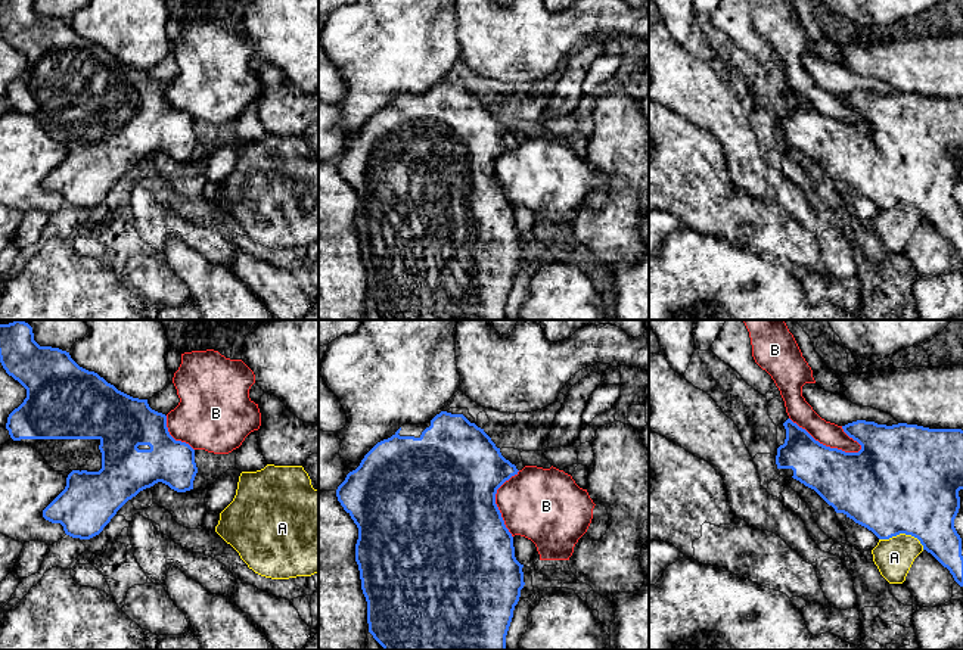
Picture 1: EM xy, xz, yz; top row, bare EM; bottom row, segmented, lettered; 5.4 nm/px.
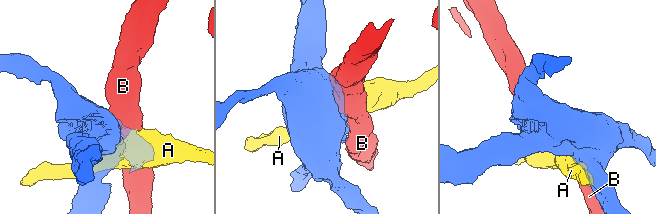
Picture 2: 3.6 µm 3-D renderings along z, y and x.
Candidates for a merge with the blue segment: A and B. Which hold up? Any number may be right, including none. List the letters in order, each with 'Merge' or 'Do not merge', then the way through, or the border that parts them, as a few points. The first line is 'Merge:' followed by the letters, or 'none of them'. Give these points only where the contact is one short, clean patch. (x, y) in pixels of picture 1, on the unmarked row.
Merge: none of them
A: Do not merge
B: Do not merge

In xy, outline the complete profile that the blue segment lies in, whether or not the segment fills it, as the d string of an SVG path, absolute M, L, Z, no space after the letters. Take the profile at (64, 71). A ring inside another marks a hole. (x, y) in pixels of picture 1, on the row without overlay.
M0 0L0 32L27 59L24 72L7 87L10 108L35 118L55 141L66 147L65 159L43 180L43 187L60 193L66 205L80 209L99 205L128 170L158 152L177 162L193 159L195 119L170 105L167 85L152 80L147 69L118 60L97 43L80 37L66 21L40 16L32 0Z

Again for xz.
M441 81L423 94L403 94L391 108L378 112L364 125L360 136L347 144L336 159L336 167L358 198L355 231L367 271L369 302L383 320L506 320L506 305L525 252L524 234L515 227L513 206L496 174L496 164L518 141L516 136L501 125L500 118L484 99L470 93L463 84Z

